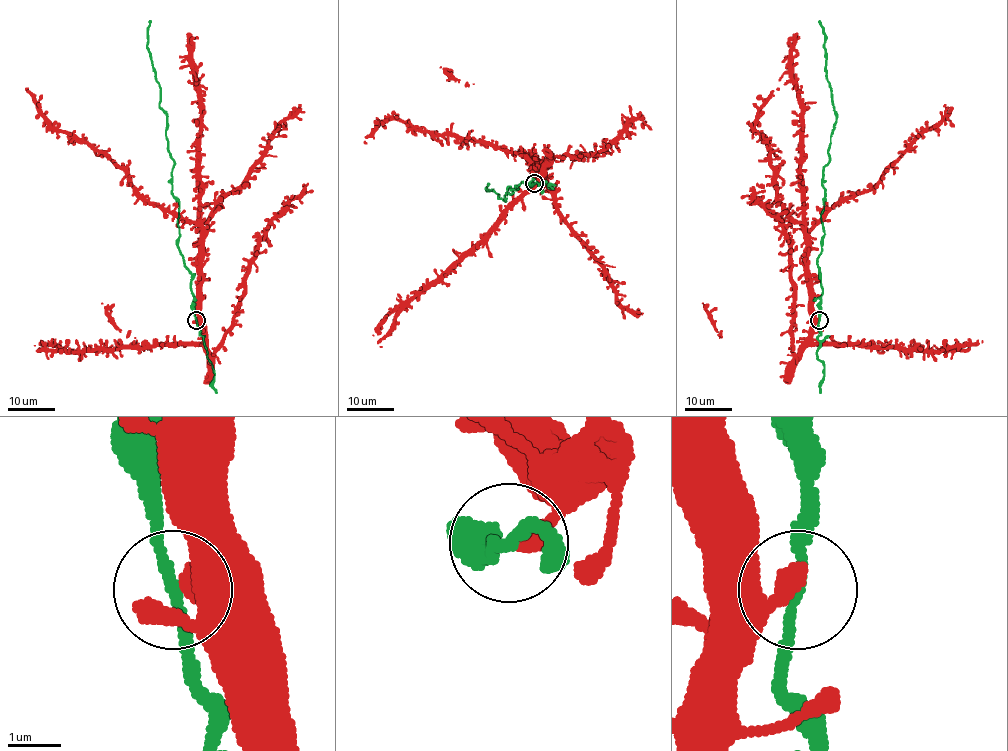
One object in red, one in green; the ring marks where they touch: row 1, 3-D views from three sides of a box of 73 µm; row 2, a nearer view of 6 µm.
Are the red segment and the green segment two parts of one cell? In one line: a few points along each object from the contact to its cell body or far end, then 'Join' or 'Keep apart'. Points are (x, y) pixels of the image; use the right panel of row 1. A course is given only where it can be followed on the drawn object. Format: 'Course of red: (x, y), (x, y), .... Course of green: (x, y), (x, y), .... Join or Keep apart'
Course of red: (819, 320), (810, 297), (805, 229), (780, 204), (771, 151), (754, 129), (759, 109), (773, 90), (779, 89). Course of green: (819, 320), (822, 178), (836, 121), (819, 20). Join

